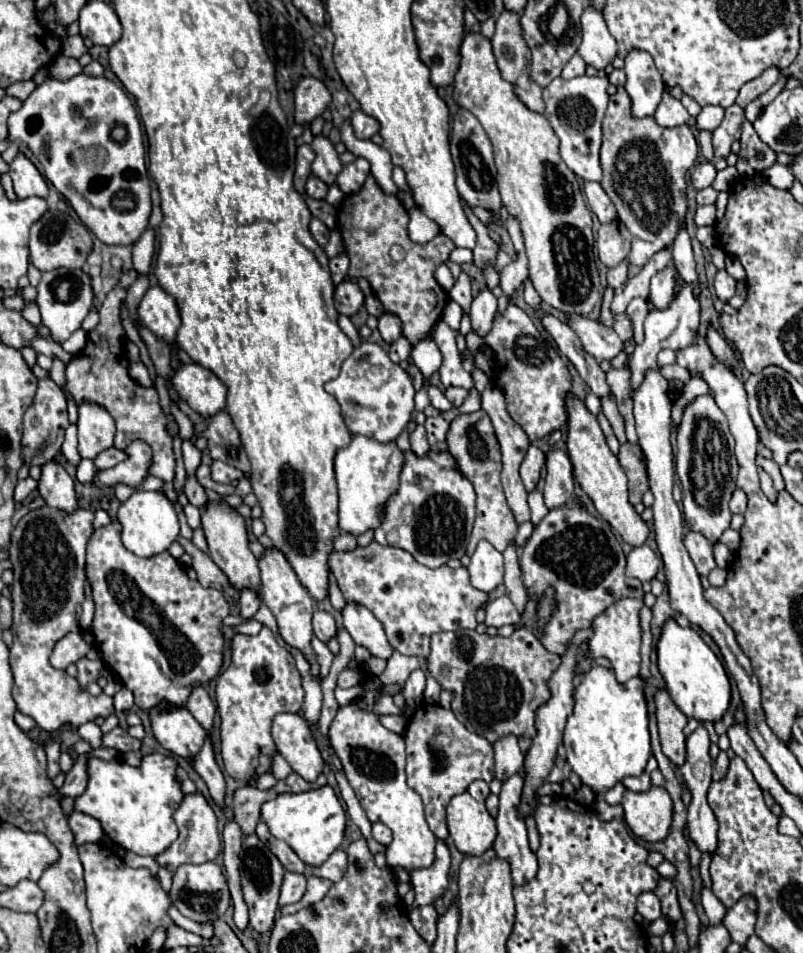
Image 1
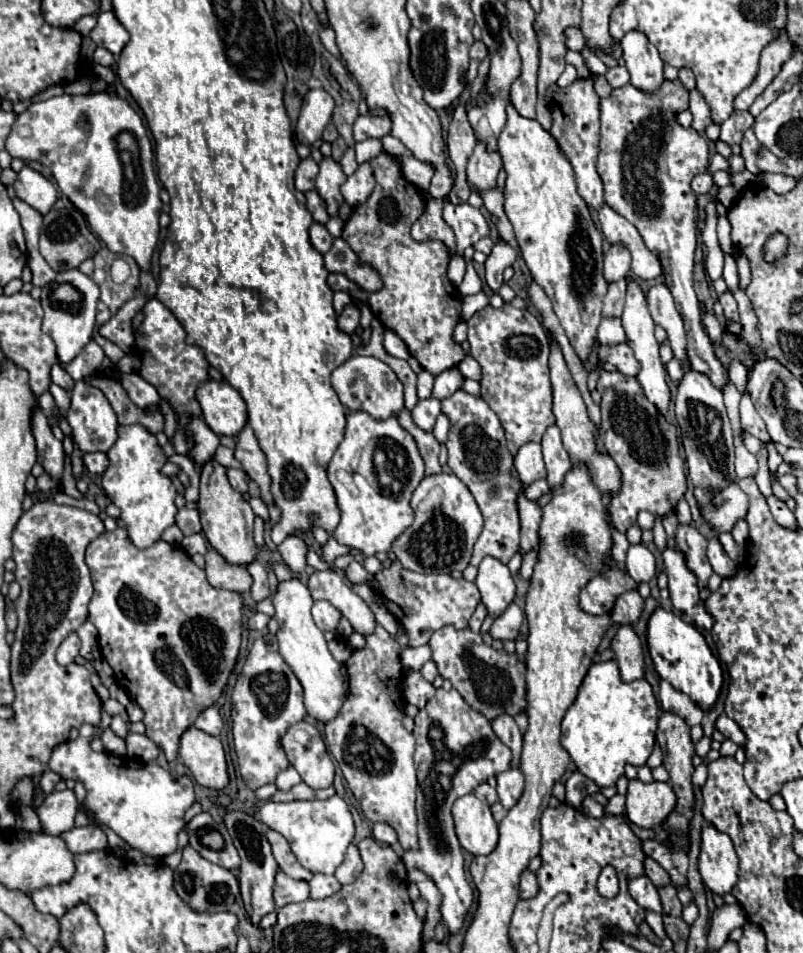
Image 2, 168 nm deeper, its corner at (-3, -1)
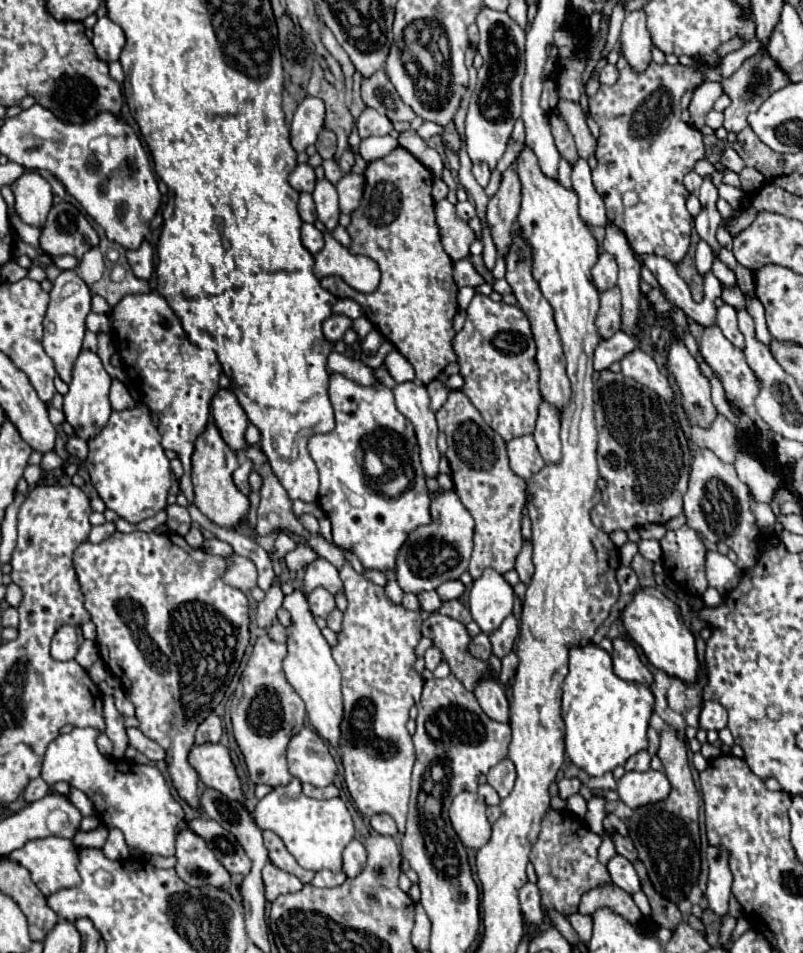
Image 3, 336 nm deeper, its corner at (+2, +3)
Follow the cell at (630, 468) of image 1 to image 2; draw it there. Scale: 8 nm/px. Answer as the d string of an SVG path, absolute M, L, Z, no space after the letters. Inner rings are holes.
M601 371L597 381L601 389L601 439L607 453L621 471L621 487L607 505L609 525L625 533L637 523L639 511L651 511L659 517L675 511L675 505L685 497L687 473L685 459L679 451L677 427L659 415L659 409L643 395L643 387L635 377L619 371Z

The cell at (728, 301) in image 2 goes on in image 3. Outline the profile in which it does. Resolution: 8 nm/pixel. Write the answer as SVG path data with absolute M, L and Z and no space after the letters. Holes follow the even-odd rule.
M722 305L718 307L716 311L716 323L718 327L722 329L722 333L736 345L736 347L742 347L744 339L742 339L742 333L738 331L738 323L736 323L736 309L730 307L730 305Z

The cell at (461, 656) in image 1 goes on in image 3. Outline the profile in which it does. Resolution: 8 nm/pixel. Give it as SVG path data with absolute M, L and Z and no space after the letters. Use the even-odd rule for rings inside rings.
M432 613L424 623L422 623L422 635L432 639L434 647L440 649L444 661L450 665L452 675L468 689L474 691L474 687L482 681L482 679L498 679L498 675L492 671L490 663L484 659L476 659L472 657L472 653L468 651L468 645L472 641L472 637L466 631L466 625L440 615L440 613Z

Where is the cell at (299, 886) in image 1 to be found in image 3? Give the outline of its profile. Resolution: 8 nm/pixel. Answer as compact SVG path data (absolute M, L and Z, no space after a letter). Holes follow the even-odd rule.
M266 863L266 867L262 869L262 879L264 879L268 901L274 901L276 897L286 893L298 893L304 887L294 875L274 867L272 863Z

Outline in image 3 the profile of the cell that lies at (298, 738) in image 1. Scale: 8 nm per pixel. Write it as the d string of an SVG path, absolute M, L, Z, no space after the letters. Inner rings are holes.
M310 727L300 729L288 743L288 767L294 777L314 787L326 787L334 781L336 763L324 739Z

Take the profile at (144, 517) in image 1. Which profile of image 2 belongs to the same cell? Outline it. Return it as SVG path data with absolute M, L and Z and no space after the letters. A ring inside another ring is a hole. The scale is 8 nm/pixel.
M119 425L117 443L107 451L109 465L101 475L101 485L111 503L121 509L121 519L129 531L129 537L135 547L151 547L161 533L175 523L175 487L167 475L161 473L167 457L159 447L153 433L141 425Z

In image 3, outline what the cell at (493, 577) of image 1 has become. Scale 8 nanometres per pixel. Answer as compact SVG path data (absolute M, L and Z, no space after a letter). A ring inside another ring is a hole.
M488 567L478 579L474 579L468 603L472 619L484 633L490 633L500 627L506 615L512 613L514 591L498 571Z

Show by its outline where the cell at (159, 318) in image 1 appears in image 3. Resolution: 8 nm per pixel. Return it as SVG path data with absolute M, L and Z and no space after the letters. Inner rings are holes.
M156 291L126 295L112 309L110 317L124 371L138 389L140 401L158 413L162 447L174 451L184 465L184 473L190 475L194 443L206 431L210 421L210 399L214 391L218 391L218 377L222 373L216 351L200 349L190 343L178 317Z

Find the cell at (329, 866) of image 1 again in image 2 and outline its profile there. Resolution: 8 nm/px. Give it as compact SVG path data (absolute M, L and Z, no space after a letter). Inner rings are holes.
M349 845L347 849L347 855L345 855L345 861L337 867L335 871L335 877L339 879L339 883L353 883L363 871L363 861L361 861L361 855L359 855L359 849L355 845Z

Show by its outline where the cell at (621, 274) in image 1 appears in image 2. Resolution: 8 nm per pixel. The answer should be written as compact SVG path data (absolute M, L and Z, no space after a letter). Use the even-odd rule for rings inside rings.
M625 279L609 283L609 293L605 295L603 301L603 317L621 317L625 303L625 287L627 287Z

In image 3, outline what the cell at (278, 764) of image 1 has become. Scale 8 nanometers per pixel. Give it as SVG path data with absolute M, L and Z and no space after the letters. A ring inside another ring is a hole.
M296 781L274 787L266 797L262 797L256 805L254 819L260 829L274 831L284 841L286 849L292 853L298 865L310 871L328 869L332 873L338 873L342 867L342 851L354 837L354 823L350 811L340 797L328 801L310 799L302 795Z

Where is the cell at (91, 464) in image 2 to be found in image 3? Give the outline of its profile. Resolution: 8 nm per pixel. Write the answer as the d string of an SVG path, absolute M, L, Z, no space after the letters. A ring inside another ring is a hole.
M70 437L68 439L68 443L66 443L66 449L68 449L68 453L72 453L72 455L76 455L78 459L86 459L86 455L88 455L88 445L86 445L86 441L82 441L82 439L78 439L78 437Z

